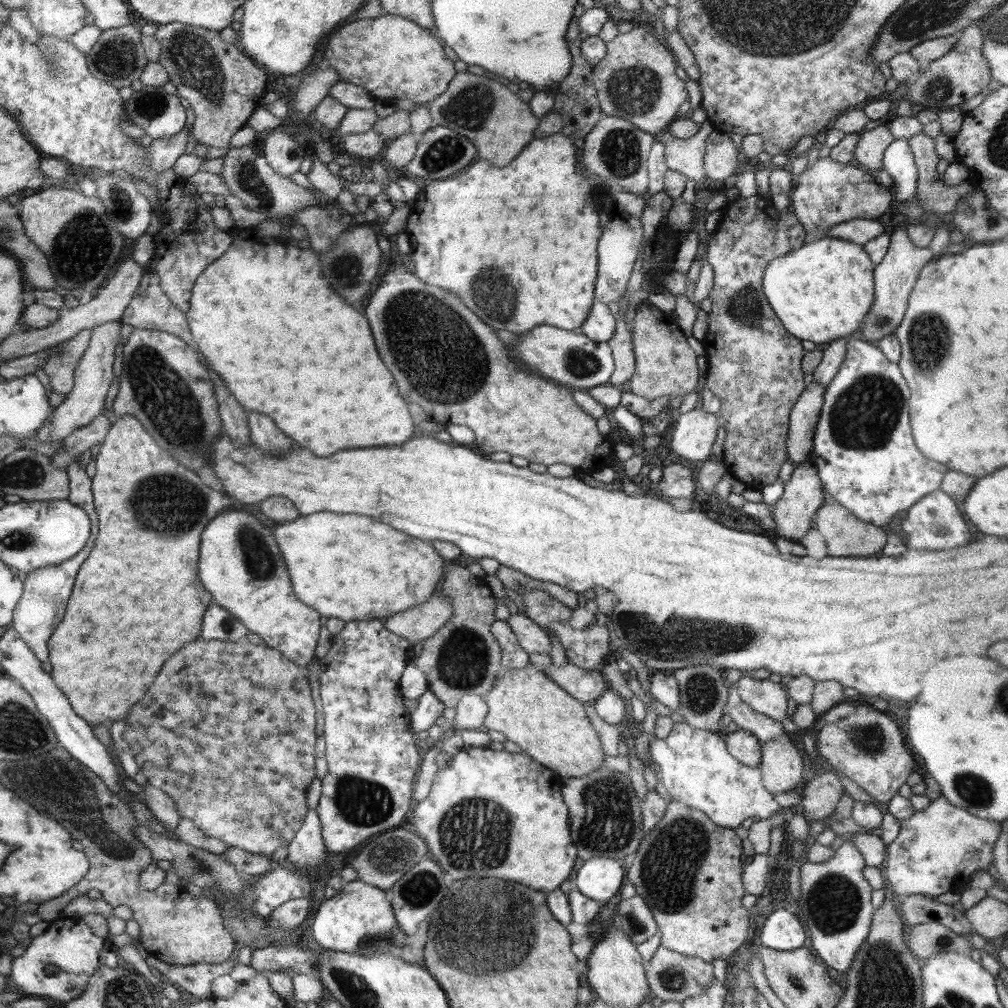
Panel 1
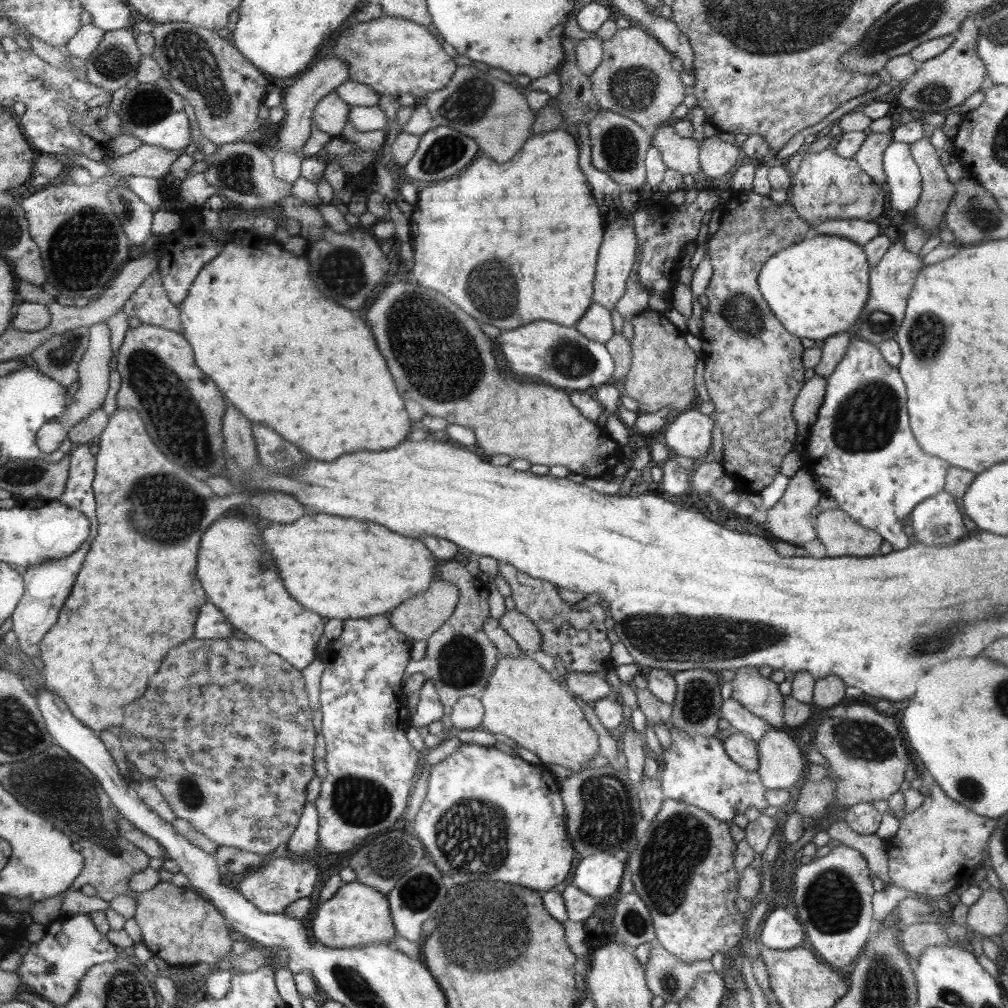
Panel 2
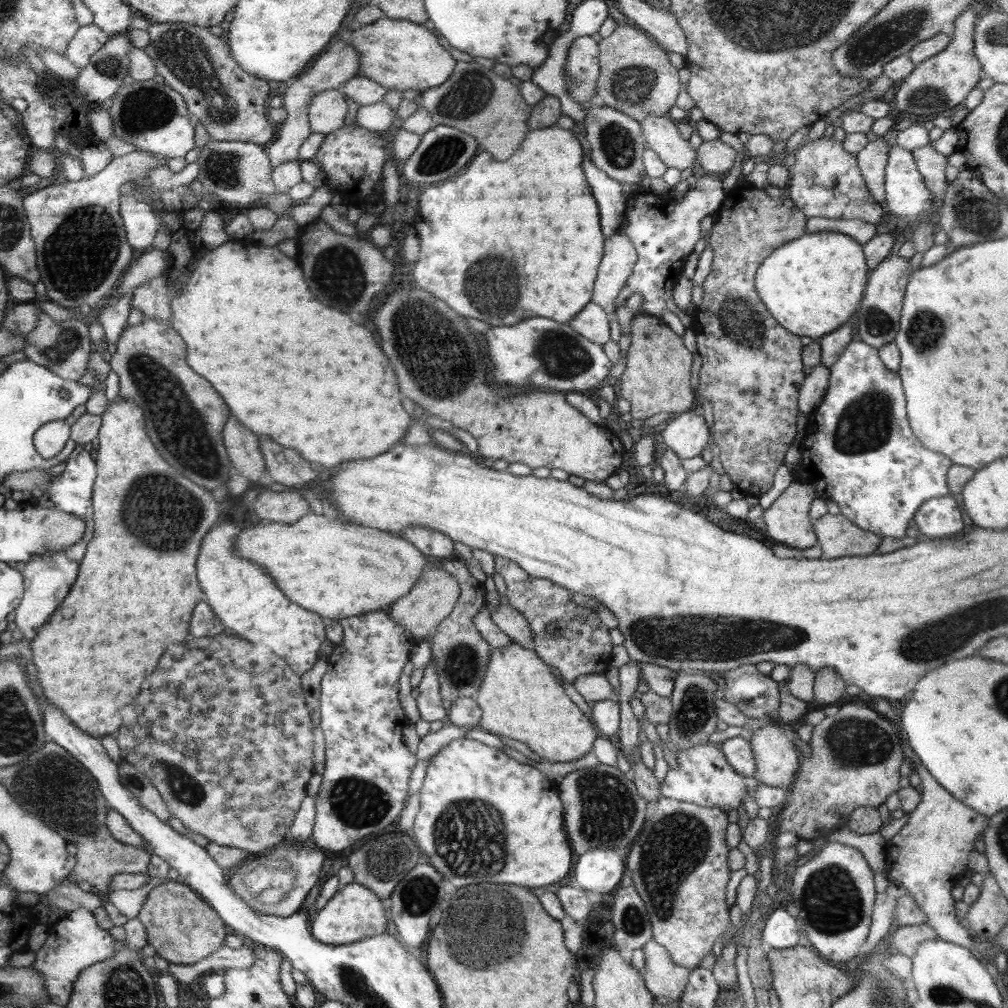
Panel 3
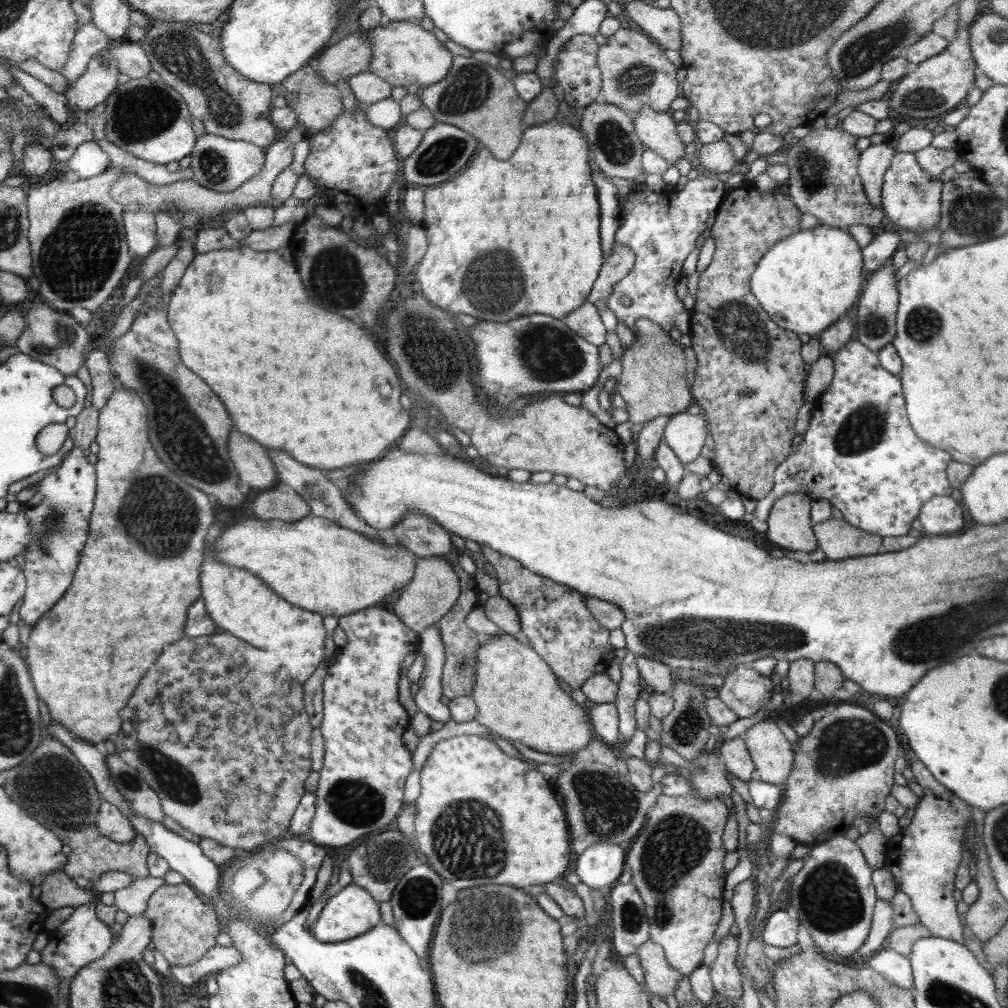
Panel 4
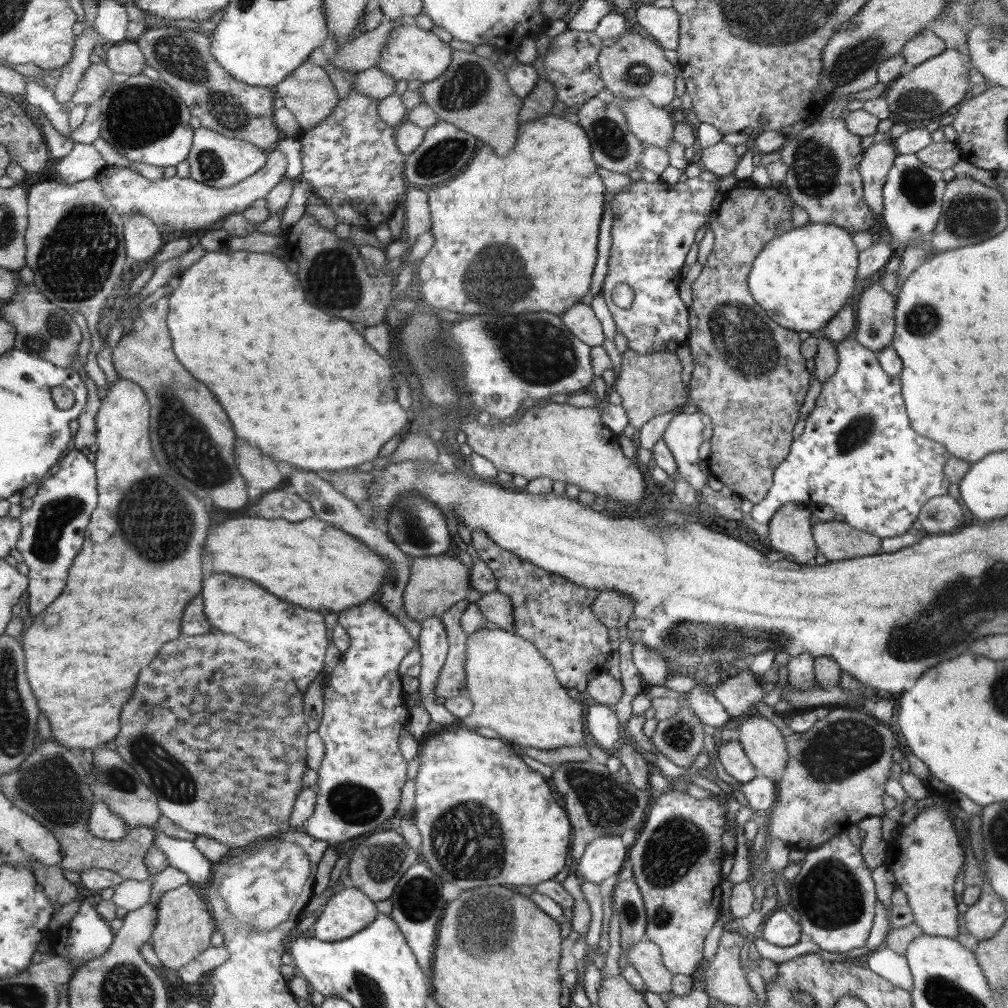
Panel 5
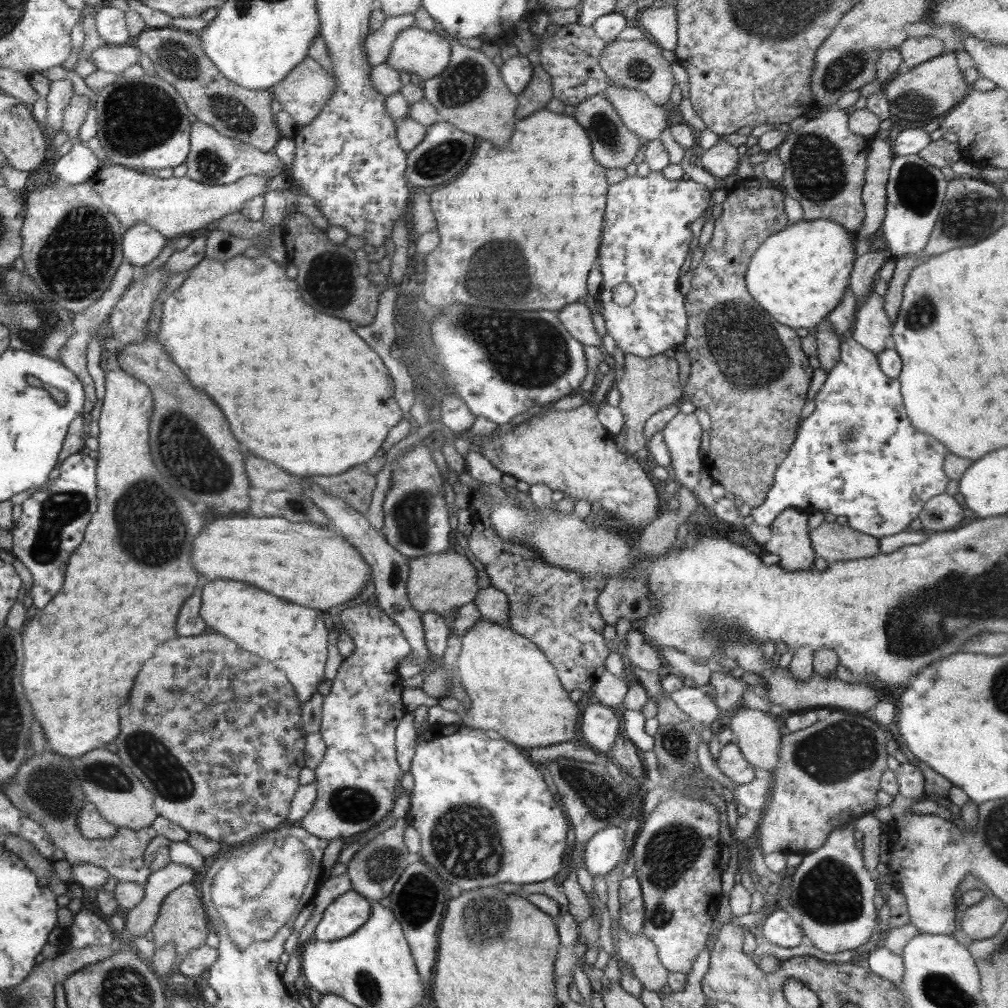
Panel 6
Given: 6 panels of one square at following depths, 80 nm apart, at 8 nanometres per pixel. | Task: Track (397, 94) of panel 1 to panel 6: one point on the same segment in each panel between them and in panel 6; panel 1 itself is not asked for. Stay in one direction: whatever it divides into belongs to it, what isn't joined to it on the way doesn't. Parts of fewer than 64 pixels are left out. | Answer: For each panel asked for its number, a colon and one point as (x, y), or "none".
2: (394, 56)
3: (395, 53)
4: (403, 54)
5: (411, 53)
6: (426, 54)

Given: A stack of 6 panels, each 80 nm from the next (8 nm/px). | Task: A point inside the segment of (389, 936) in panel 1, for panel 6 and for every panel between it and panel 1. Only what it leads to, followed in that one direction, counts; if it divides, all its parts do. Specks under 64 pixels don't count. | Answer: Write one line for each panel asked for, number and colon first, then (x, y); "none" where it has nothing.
2: (357, 915)
3: (354, 913)
4: (352, 911)
5: (350, 910)
6: (348, 912)

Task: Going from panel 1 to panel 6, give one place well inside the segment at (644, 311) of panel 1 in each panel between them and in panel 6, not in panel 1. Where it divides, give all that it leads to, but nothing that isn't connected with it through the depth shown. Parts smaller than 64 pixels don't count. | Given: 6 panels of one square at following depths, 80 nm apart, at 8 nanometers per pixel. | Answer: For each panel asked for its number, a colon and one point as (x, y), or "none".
2: (662, 368)
3: (656, 379)
4: (653, 382)
5: (649, 384)
6: (647, 385)

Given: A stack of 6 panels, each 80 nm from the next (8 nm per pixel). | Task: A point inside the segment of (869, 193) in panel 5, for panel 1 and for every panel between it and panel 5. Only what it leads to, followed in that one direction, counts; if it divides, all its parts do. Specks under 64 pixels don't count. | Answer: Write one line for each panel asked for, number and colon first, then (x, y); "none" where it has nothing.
1: (872, 144)
2: (870, 156)
3: (872, 159)
4: (873, 162)

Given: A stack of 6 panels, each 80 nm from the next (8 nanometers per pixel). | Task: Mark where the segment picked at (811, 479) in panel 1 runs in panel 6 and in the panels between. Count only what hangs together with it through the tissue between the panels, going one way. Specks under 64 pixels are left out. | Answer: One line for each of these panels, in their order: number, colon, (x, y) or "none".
2: (789, 520)
3: (787, 521)
4: (789, 526)
5: (790, 532)
6: (790, 540)

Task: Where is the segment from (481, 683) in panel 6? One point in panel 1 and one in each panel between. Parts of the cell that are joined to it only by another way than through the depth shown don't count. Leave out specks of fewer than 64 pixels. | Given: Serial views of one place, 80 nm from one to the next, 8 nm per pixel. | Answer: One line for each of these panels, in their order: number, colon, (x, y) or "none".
1: (526, 705)
2: (522, 701)
3: (519, 697)
4: (517, 695)
5: (514, 690)

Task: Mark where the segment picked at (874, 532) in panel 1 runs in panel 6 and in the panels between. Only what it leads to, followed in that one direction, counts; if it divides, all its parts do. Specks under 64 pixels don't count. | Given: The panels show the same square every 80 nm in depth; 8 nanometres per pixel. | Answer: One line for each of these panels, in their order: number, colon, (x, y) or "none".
2: (841, 536)
3: (838, 537)
4: (838, 540)
5: (836, 541)
6: (832, 542)

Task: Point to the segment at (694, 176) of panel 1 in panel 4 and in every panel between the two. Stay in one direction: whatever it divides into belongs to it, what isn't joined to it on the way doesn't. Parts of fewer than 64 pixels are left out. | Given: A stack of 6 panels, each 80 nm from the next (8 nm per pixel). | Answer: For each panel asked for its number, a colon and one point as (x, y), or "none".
2: (678, 153)
3: (661, 133)
4: (657, 130)

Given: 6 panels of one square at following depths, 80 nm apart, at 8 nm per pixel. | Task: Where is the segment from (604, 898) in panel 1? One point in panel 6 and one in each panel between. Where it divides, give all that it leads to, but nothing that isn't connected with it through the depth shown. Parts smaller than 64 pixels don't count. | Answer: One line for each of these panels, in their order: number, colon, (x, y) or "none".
2: (599, 875)
3: (600, 870)
4: (600, 865)
5: (603, 857)
6: (603, 851)

